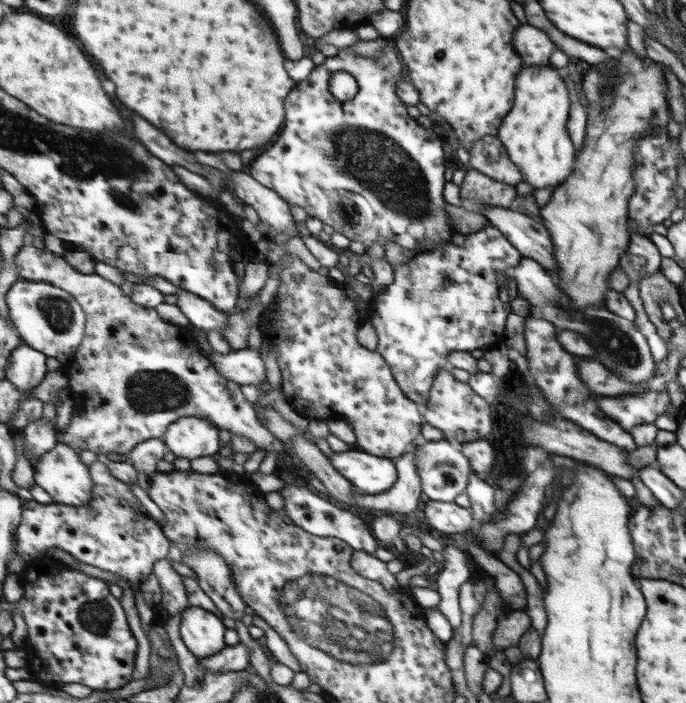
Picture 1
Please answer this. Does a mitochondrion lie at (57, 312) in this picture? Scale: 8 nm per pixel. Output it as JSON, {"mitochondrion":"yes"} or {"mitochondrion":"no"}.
{"mitochondrion":"yes"}

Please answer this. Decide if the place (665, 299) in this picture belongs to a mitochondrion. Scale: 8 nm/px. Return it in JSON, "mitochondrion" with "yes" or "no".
{"mitochondrion":"no"}

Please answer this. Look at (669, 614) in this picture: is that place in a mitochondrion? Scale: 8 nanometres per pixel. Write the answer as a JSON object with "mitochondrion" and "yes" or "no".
{"mitochondrion":"no"}

